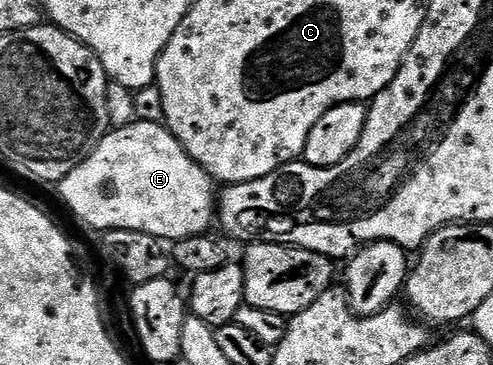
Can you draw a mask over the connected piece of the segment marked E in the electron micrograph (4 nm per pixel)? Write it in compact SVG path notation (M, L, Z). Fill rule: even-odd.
M139 121L126 125L125 127L117 127L109 130L108 134L104 136L103 141L94 149L94 153L90 153L90 157L86 157L86 161L82 161L82 165L75 167L58 184L58 190L60 190L61 197L64 198L65 205L86 226L93 227L96 233L113 231L114 229L134 229L142 233L150 233L162 241L175 241L185 239L191 235L203 235L209 230L208 226L214 223L214 191L212 195L212 187L214 188L213 179L188 156L186 149L182 149L180 142L168 132L168 128L163 123L141 123Z

